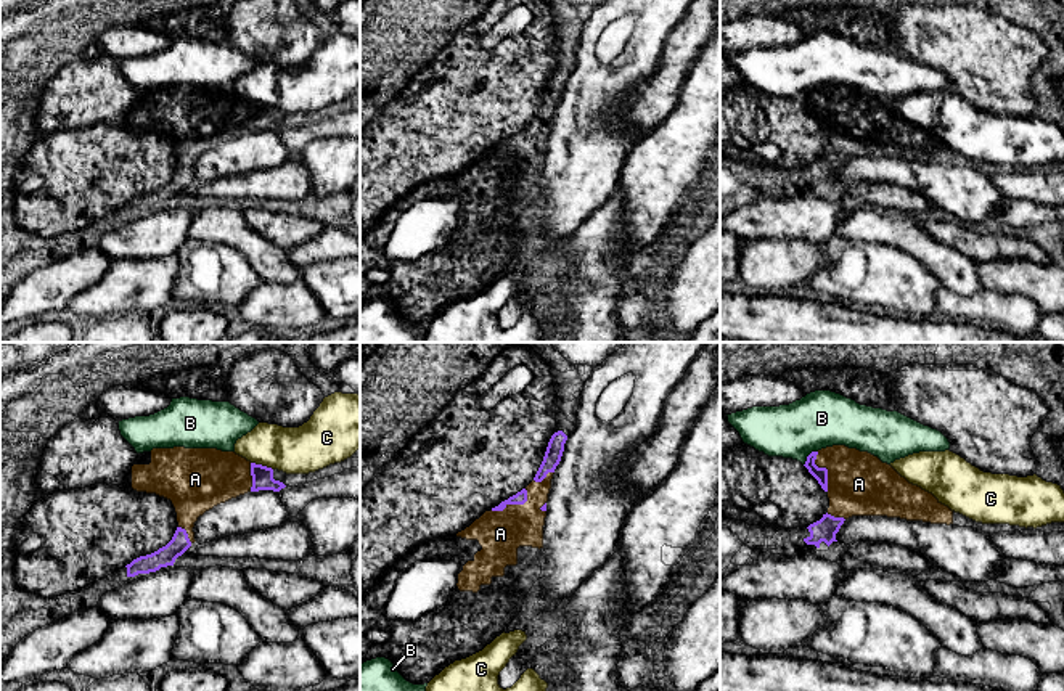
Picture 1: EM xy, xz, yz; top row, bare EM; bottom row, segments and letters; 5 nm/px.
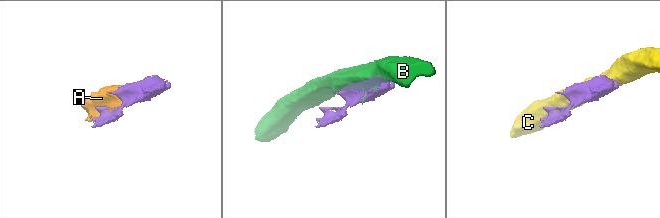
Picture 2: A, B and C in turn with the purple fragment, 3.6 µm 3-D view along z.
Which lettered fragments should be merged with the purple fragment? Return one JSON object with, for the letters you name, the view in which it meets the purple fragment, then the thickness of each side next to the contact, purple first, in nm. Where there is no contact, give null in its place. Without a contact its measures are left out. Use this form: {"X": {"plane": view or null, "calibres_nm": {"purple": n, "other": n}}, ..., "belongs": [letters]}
{"A": {"plane": "xz", "calibres_nm": {"purple": 60, "other": 220}}, "belongs": ["A"]}

